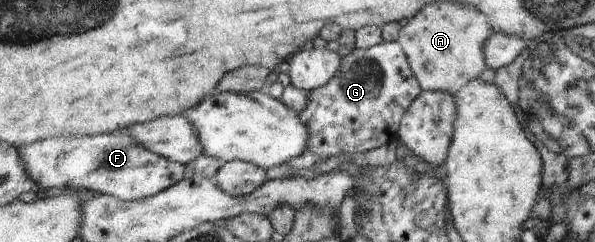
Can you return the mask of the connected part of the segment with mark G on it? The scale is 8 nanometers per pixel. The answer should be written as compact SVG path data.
M384 41L368 50L355 47L351 53L342 58L342 68L337 71L337 75L332 81L306 93L309 103L300 113L301 121L307 125L309 133L312 135L309 149L305 153L311 152L321 159L337 158L338 155L345 153L365 152L385 143L397 142L396 134L399 133L400 119L422 92L416 76L408 66L407 56L397 42Z

